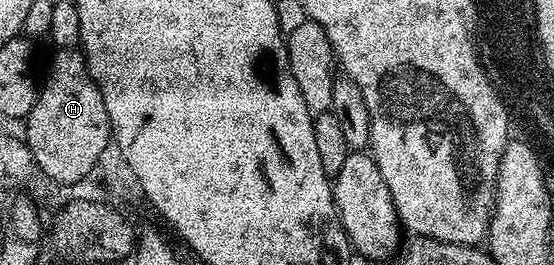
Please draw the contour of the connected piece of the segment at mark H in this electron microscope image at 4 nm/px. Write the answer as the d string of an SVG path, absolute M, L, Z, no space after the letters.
M58 48L53 52L54 59L50 71L45 71L41 79L36 104L32 104L32 112L24 119L24 141L51 183L70 186L96 170L101 153L112 140L112 131L104 96L88 72L81 49Z

